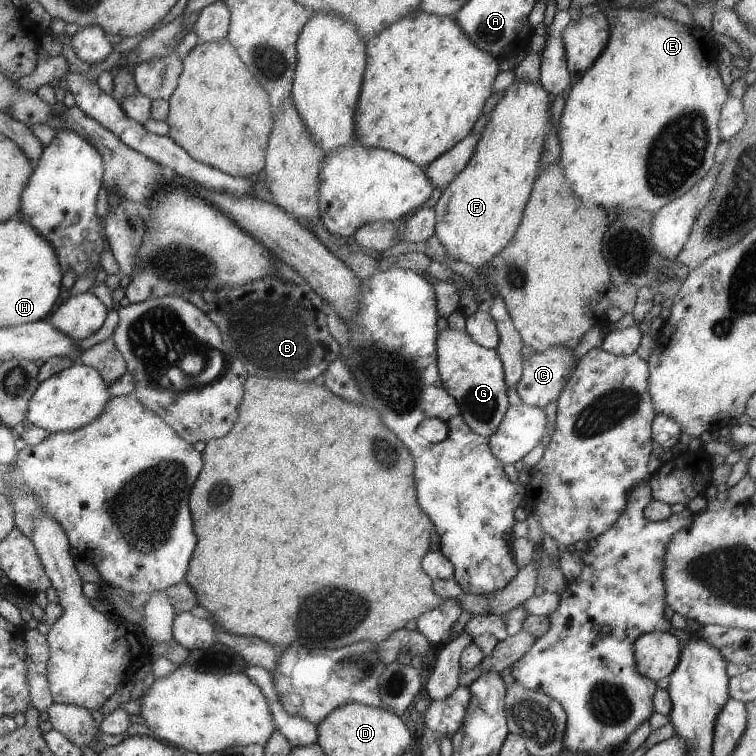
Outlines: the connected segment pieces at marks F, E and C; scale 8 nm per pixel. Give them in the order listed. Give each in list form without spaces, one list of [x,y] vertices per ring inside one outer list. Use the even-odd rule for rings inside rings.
[[[514,79],[504,89],[504,94],[489,113],[484,129],[478,136],[473,154],[467,164],[444,186],[434,208],[434,235],[444,246],[453,261],[465,262],[477,270],[487,261],[500,257],[511,243],[512,236],[519,226],[521,212],[531,192],[531,184],[537,178],[540,154],[545,135],[550,126],[549,94],[533,81]]]
[[[612,5],[601,8],[605,19],[609,24],[609,38],[603,52],[593,61],[593,64],[570,86],[567,98],[564,100],[563,109],[559,118],[559,130],[556,132],[560,146],[558,163],[563,174],[575,194],[581,202],[593,202],[593,205],[603,208],[640,208],[647,212],[659,210],[671,199],[687,192],[707,171],[714,165],[713,151],[720,142],[718,133],[718,118],[720,108],[729,96],[727,88],[721,81],[717,71],[717,52],[719,46],[710,40],[705,34],[698,31],[693,24],[681,24],[664,17],[659,11],[645,8],[643,10],[620,7],[613,9]]]
[[[563,345],[550,346],[543,352],[525,351],[523,360],[516,393],[523,404],[542,408],[556,400],[577,362]]]

